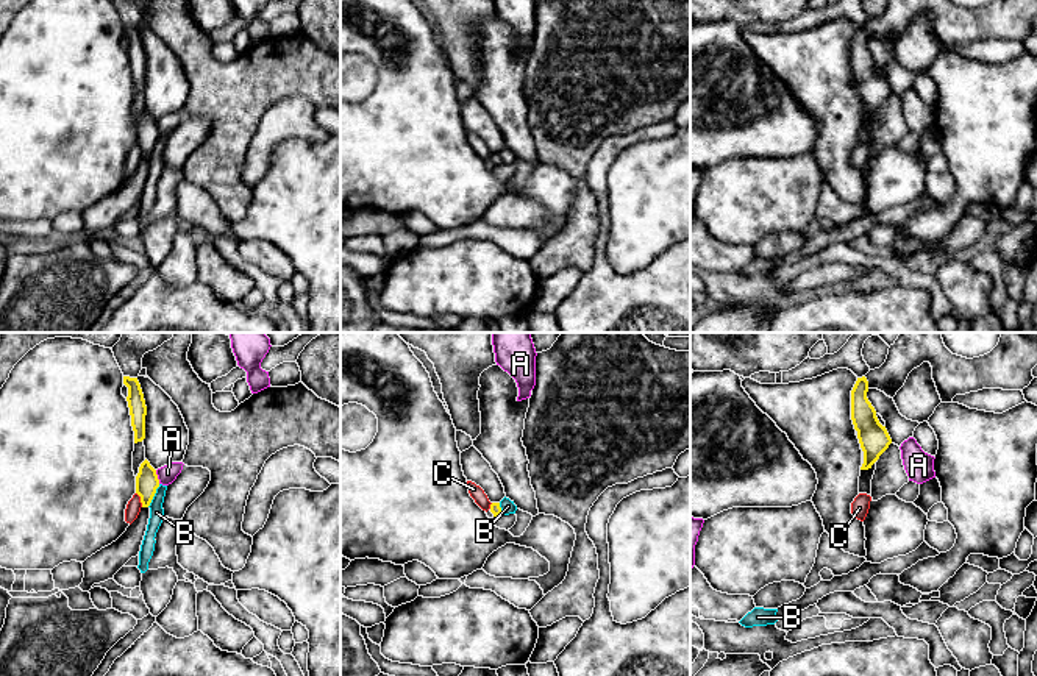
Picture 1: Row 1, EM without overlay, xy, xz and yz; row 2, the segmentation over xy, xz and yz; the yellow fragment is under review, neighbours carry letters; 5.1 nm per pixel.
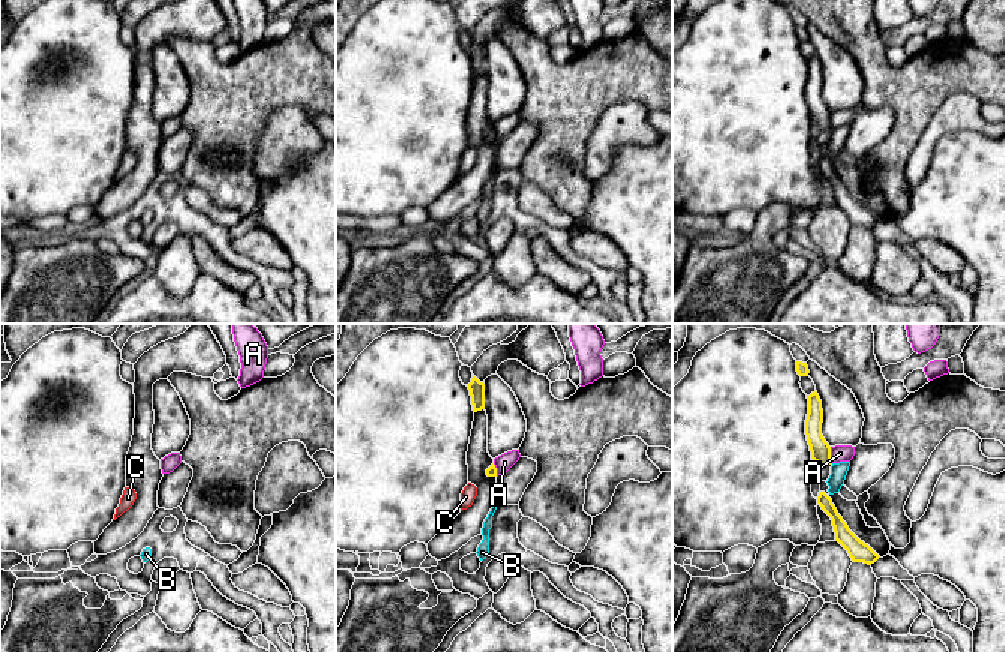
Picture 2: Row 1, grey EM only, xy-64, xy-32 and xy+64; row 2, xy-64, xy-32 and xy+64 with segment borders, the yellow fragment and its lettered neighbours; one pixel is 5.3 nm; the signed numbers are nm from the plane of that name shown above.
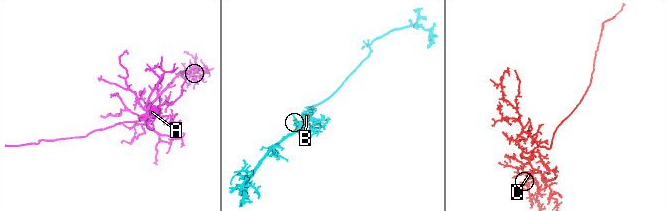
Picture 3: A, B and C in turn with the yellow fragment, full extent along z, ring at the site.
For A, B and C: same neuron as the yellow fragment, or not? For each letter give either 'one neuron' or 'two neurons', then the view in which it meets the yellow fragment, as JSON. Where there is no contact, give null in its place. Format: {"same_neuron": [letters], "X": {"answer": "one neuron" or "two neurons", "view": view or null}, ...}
{"same_neuron": [], "A": {"answer": "two neurons", "view": "xy"}, "B": {"answer": "two neurons", "view": "xy"}, "C": {"answer": "two neurons", "view": "xy"}}

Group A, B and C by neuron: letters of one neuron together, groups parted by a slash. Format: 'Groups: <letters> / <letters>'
Groups: A / B / C

